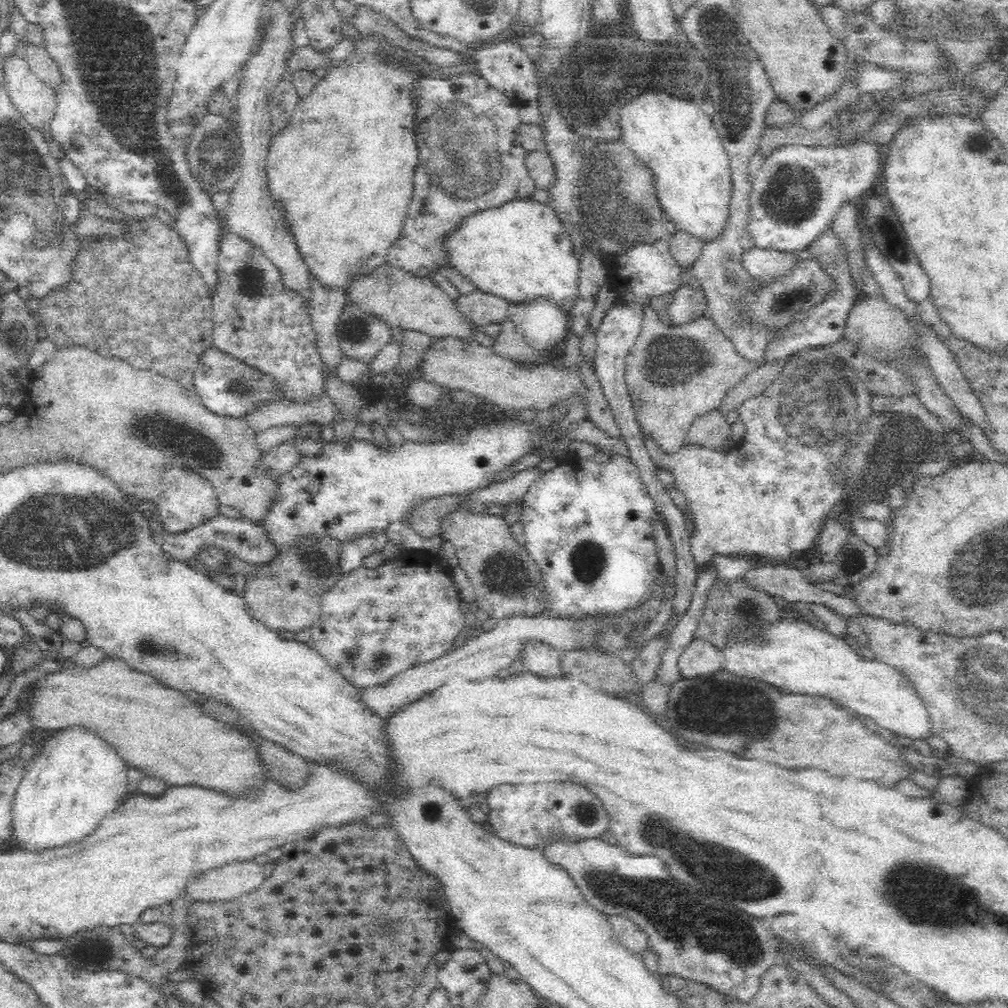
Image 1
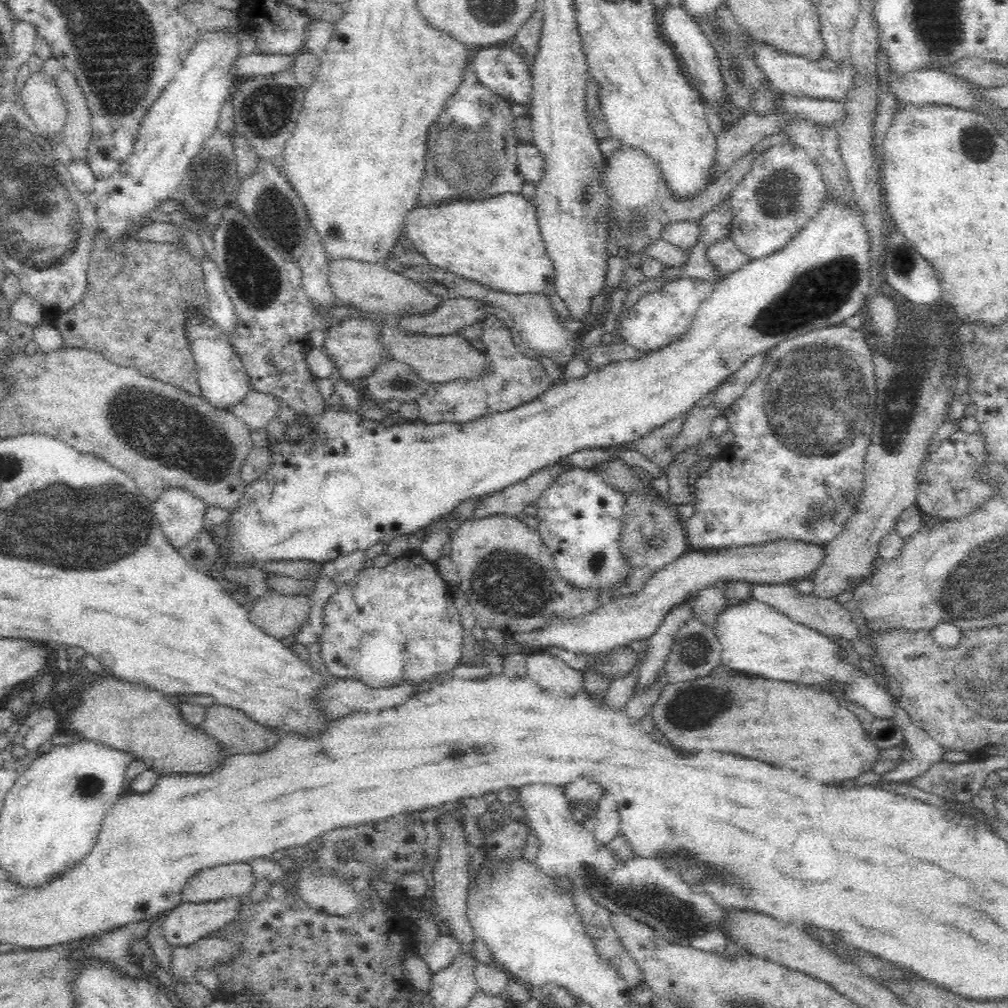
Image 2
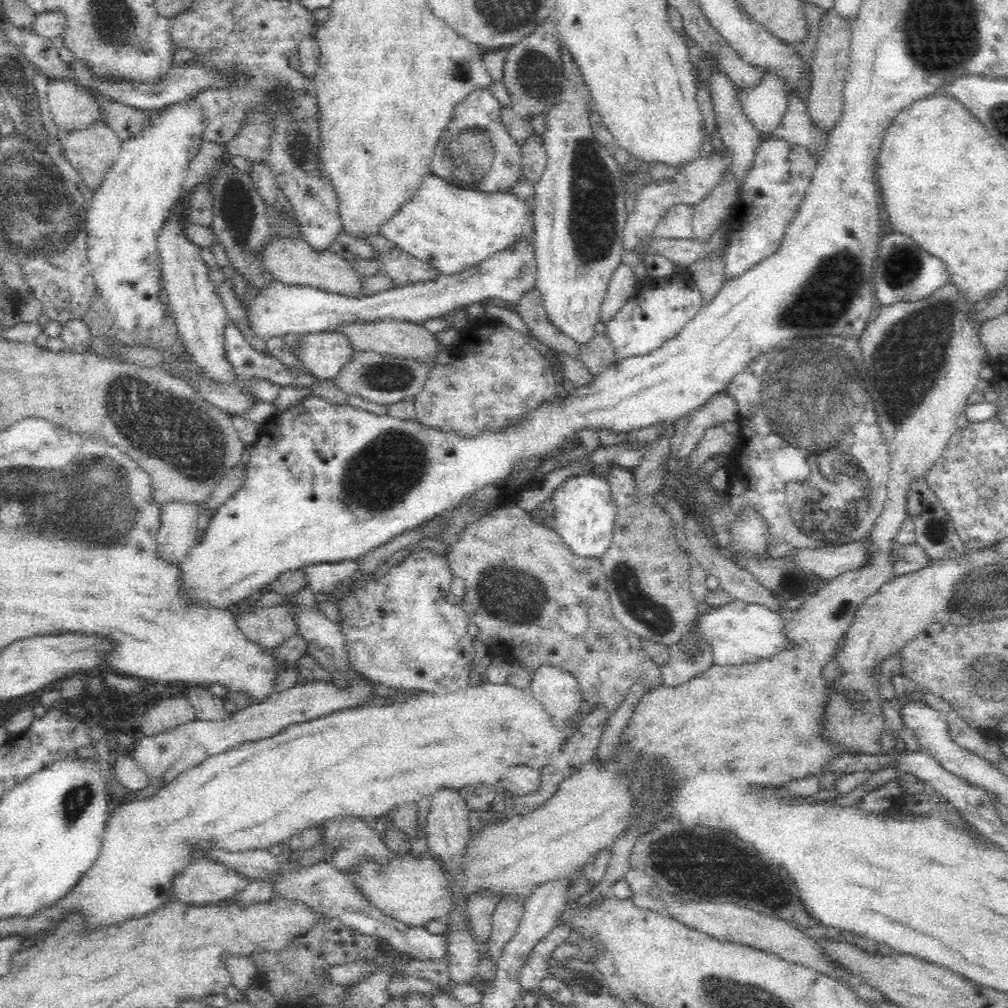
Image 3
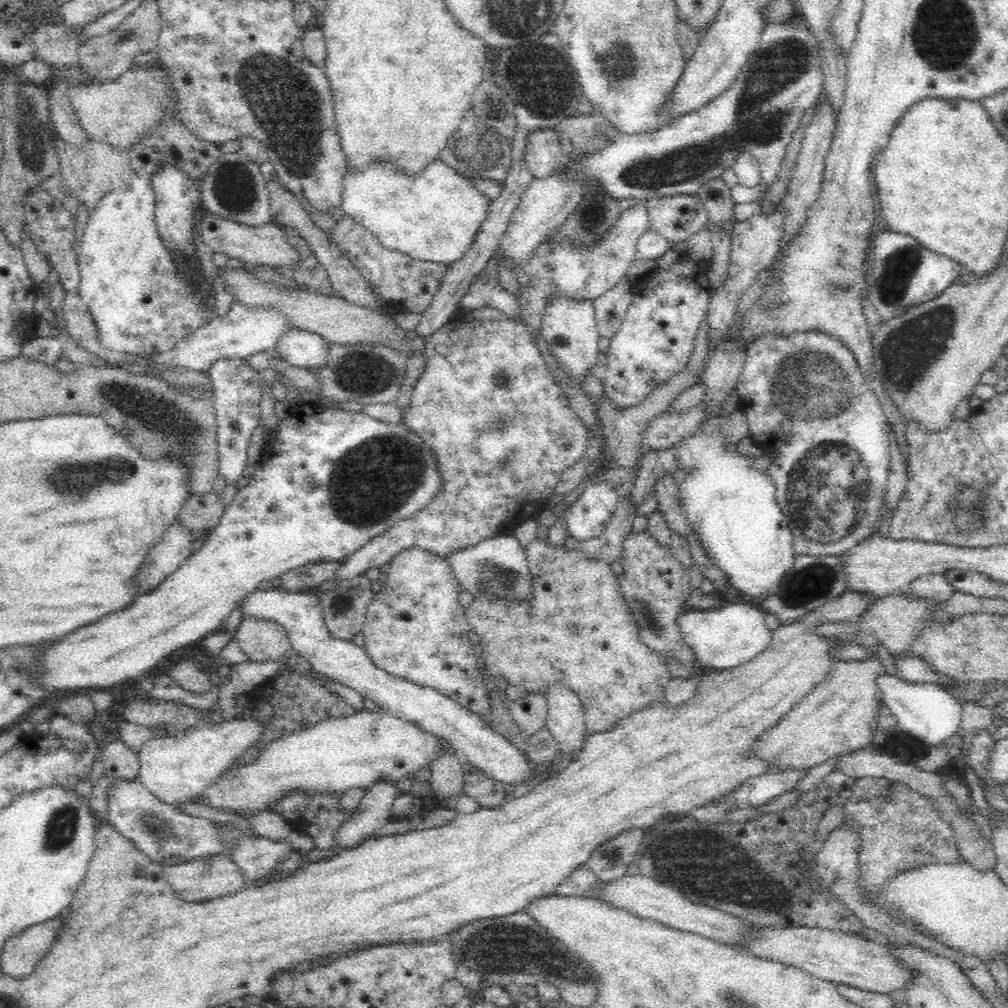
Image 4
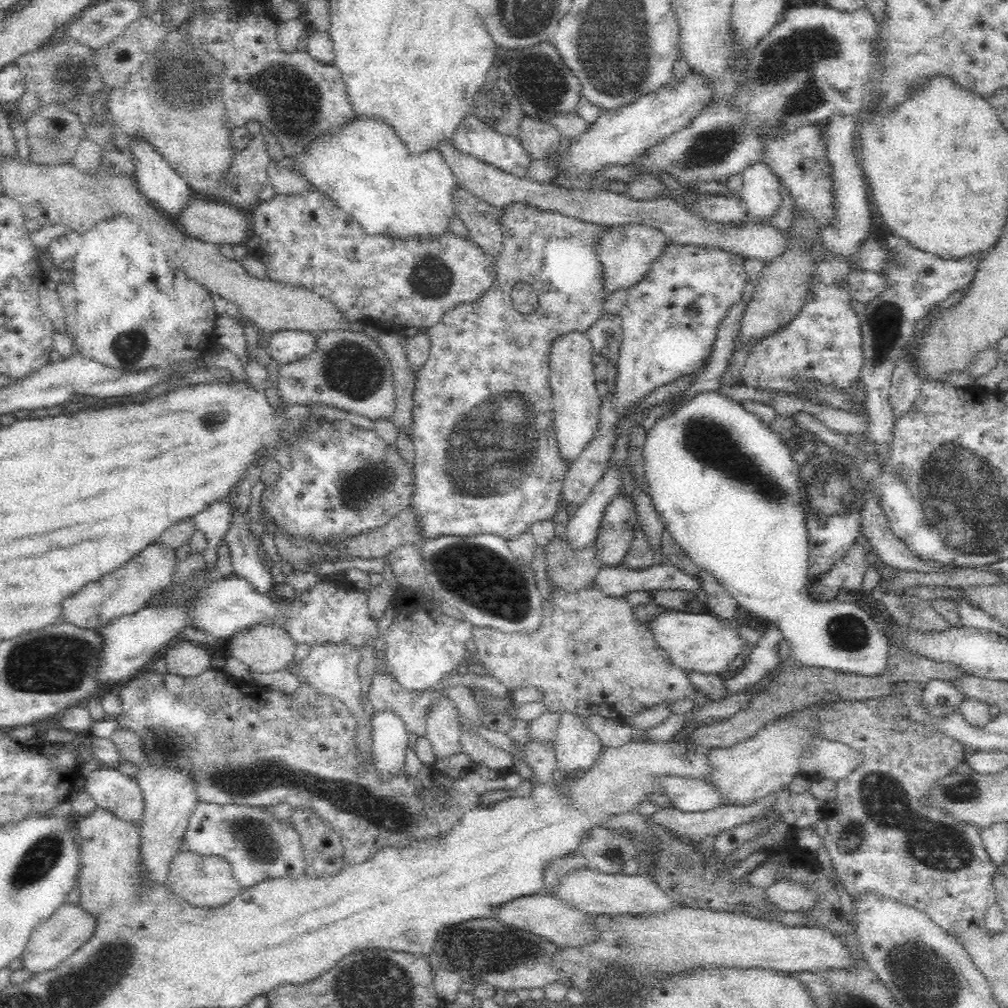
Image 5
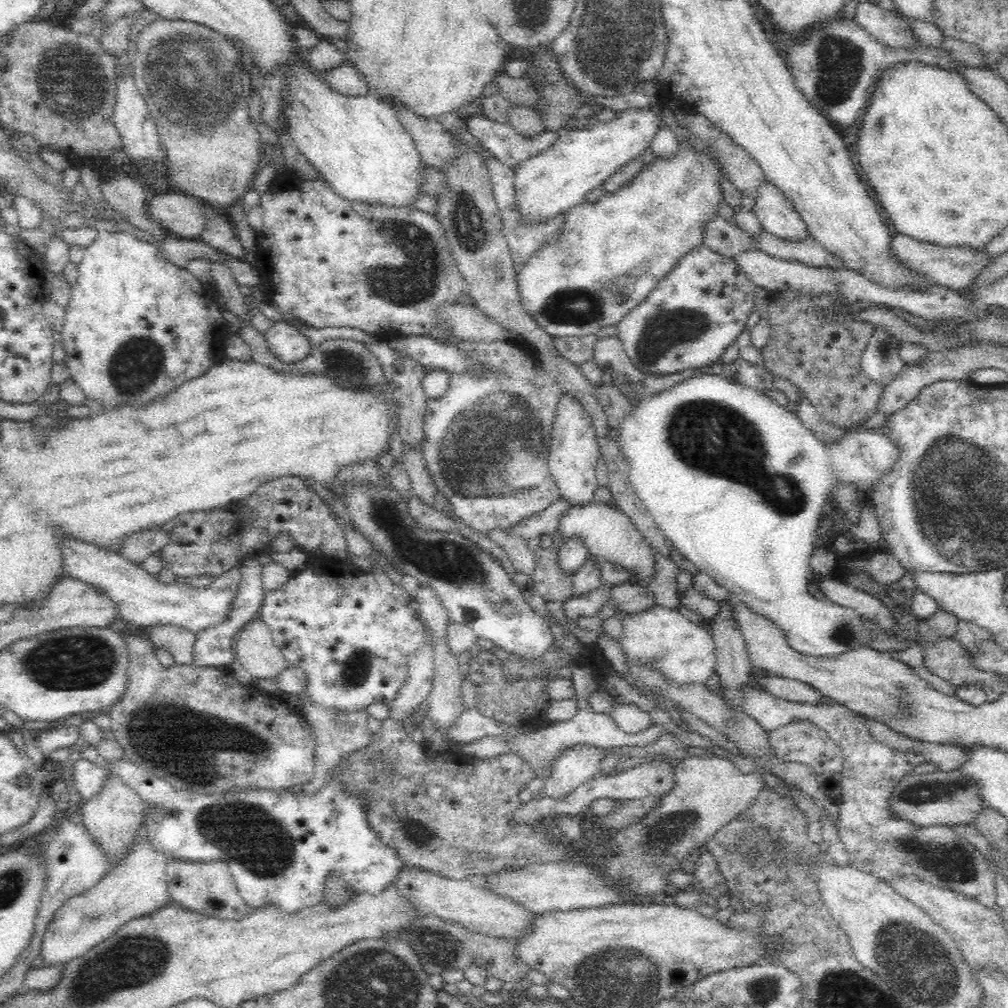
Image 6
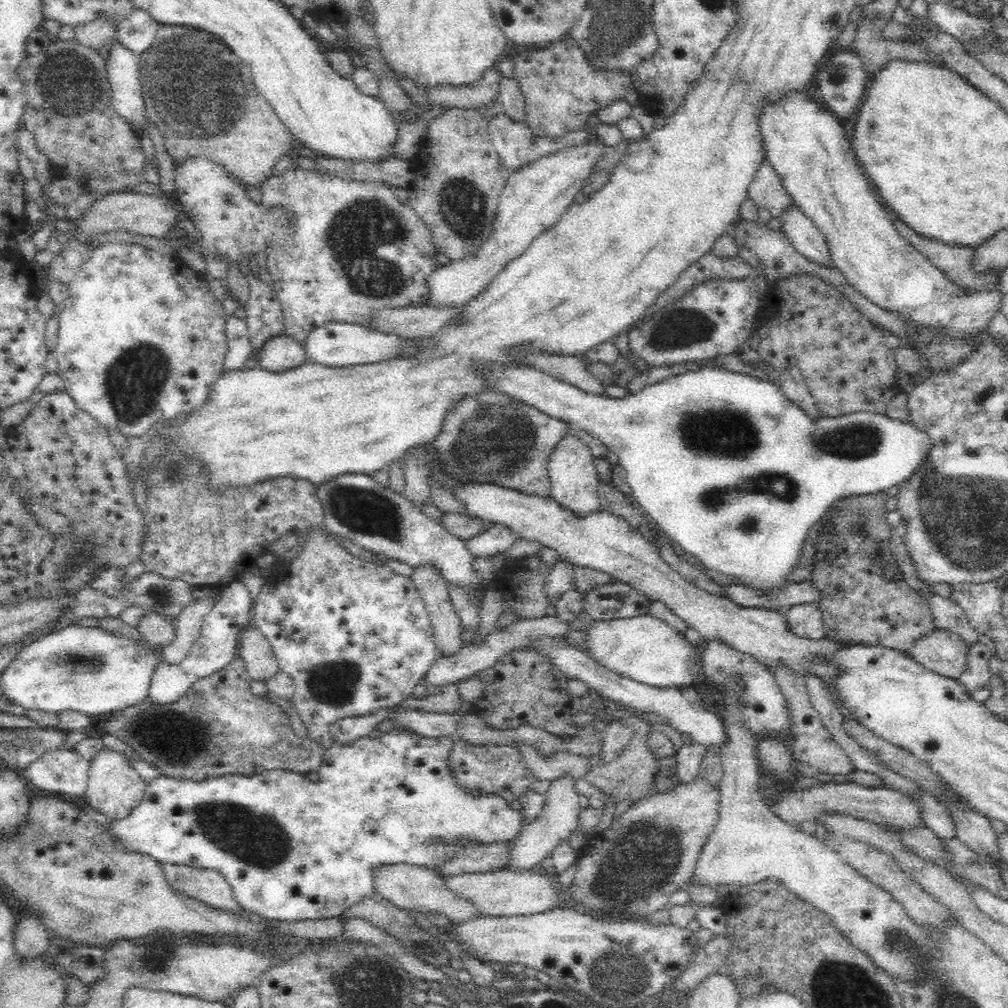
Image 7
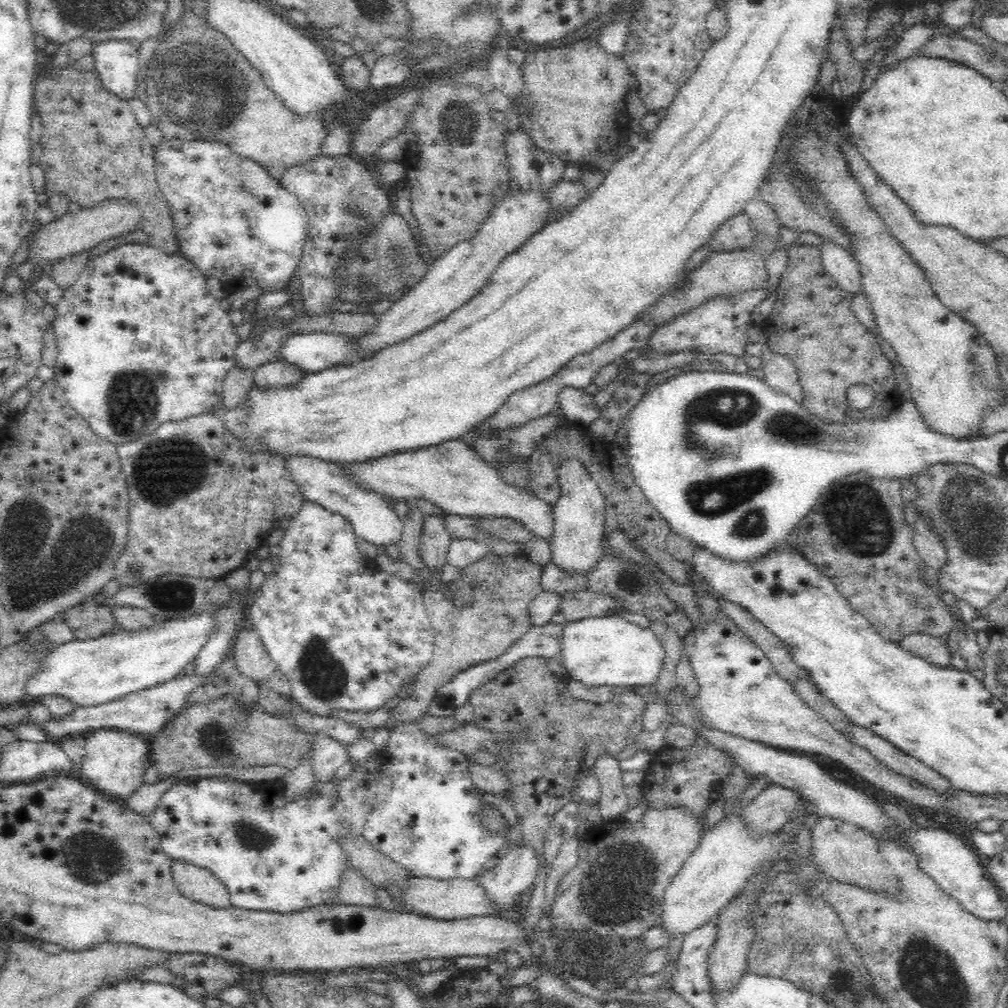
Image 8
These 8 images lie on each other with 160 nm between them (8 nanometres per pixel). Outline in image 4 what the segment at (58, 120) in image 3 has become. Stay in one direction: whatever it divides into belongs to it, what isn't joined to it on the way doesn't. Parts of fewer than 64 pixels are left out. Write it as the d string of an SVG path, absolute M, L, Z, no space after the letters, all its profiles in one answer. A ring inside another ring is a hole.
M164 65L156 70L128 70L124 71L118 80L106 81L102 84L84 84L70 86L63 90L63 97L68 100L71 113L74 114L82 130L89 137L101 142L108 142L130 148L132 142L145 133L151 124L161 115L164 107L174 107L177 112L172 83L164 77Z

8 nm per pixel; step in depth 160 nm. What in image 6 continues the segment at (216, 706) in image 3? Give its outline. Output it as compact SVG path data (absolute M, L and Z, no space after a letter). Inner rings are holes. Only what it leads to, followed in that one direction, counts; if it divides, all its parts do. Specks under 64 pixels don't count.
M160 625L152 626L146 637L155 647L163 647L170 652L176 665L192 665L196 662L196 635L193 632L183 627Z

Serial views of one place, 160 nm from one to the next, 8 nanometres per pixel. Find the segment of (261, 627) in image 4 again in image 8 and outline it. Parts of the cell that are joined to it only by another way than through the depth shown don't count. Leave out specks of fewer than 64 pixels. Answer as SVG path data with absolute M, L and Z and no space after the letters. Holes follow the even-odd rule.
M251 627L238 633L232 656L238 670L258 683L263 683L277 669L257 630Z

